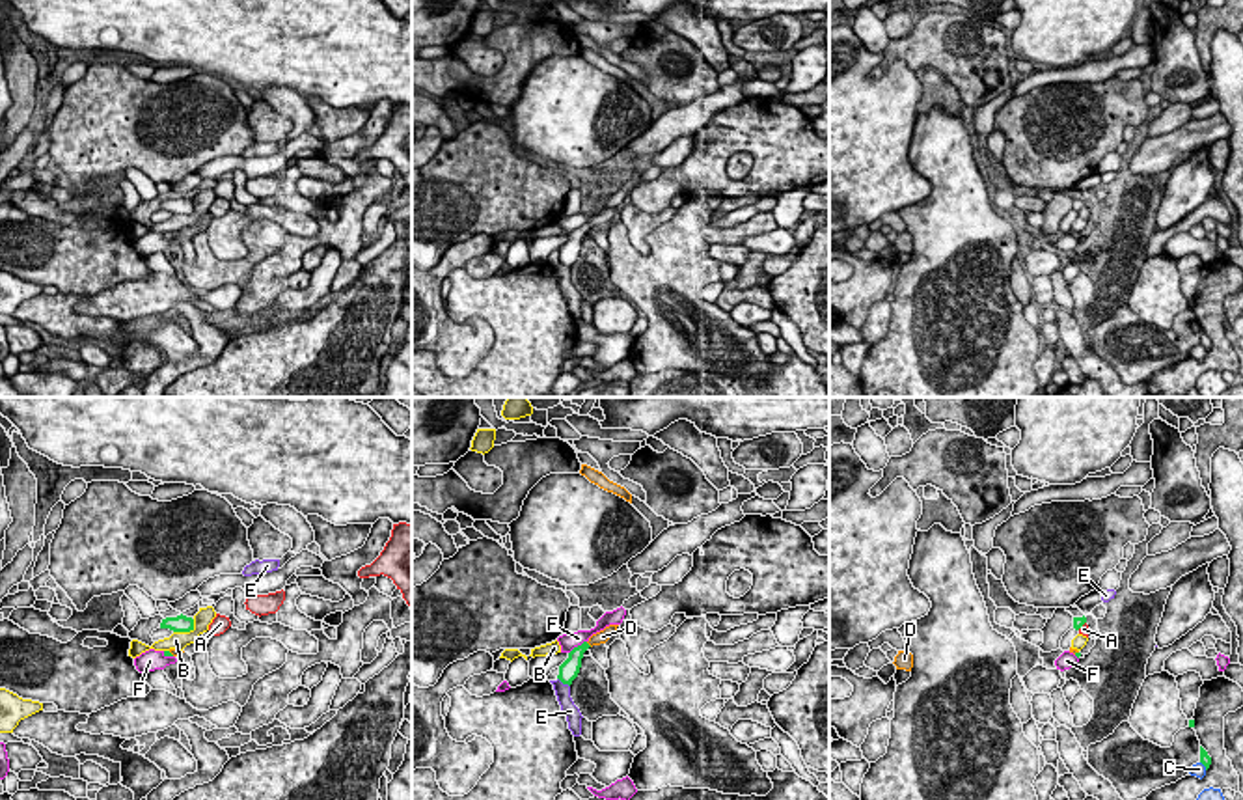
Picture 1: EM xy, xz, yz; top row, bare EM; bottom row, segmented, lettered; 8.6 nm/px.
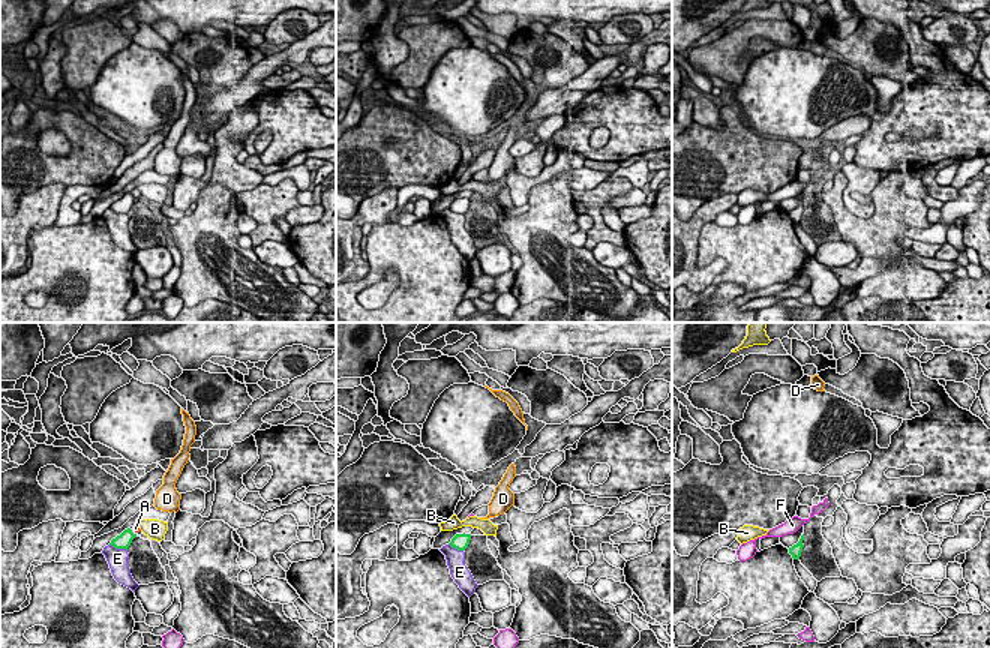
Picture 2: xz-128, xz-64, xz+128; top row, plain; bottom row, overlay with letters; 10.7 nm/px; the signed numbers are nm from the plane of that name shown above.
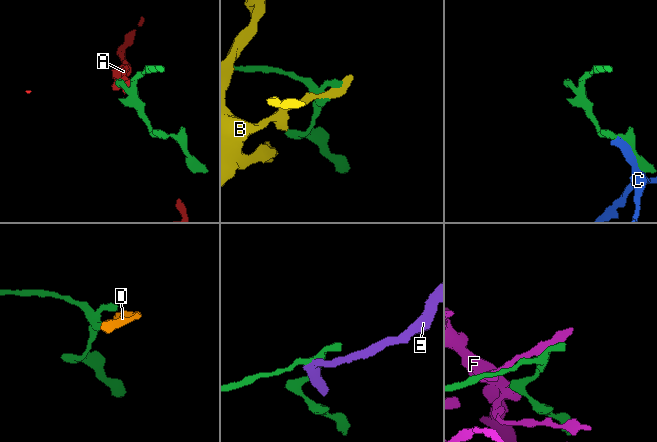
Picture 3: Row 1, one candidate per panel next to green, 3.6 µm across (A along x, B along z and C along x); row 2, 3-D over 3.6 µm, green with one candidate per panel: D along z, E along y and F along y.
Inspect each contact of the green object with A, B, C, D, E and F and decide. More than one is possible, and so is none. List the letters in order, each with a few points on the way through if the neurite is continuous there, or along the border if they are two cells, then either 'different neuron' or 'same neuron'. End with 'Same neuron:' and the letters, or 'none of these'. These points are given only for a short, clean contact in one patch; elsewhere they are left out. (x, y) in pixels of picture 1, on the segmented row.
A: border yz (1085, 621), (1078, 629); different neuron
B: different neuron
C: different neuron
D: way xz (571, 666), (587, 644), (602, 636); same neuron
E: border xz (558, 677), (569, 687); different neuron
F: border xz (586, 640), (569, 653); different neuron
Same neuron: D

